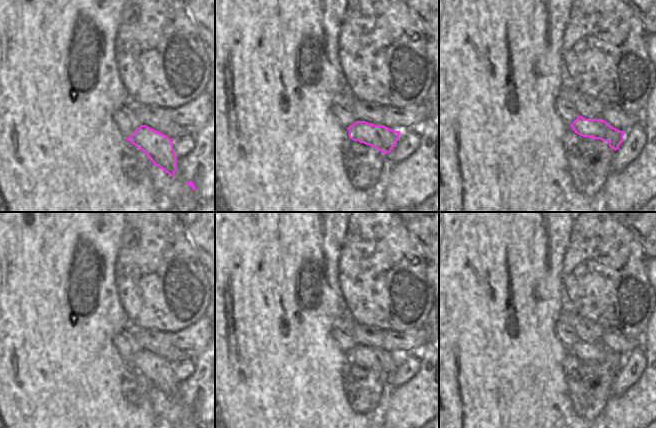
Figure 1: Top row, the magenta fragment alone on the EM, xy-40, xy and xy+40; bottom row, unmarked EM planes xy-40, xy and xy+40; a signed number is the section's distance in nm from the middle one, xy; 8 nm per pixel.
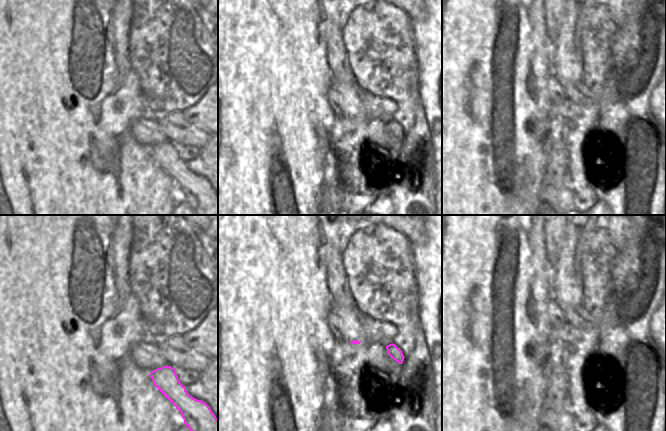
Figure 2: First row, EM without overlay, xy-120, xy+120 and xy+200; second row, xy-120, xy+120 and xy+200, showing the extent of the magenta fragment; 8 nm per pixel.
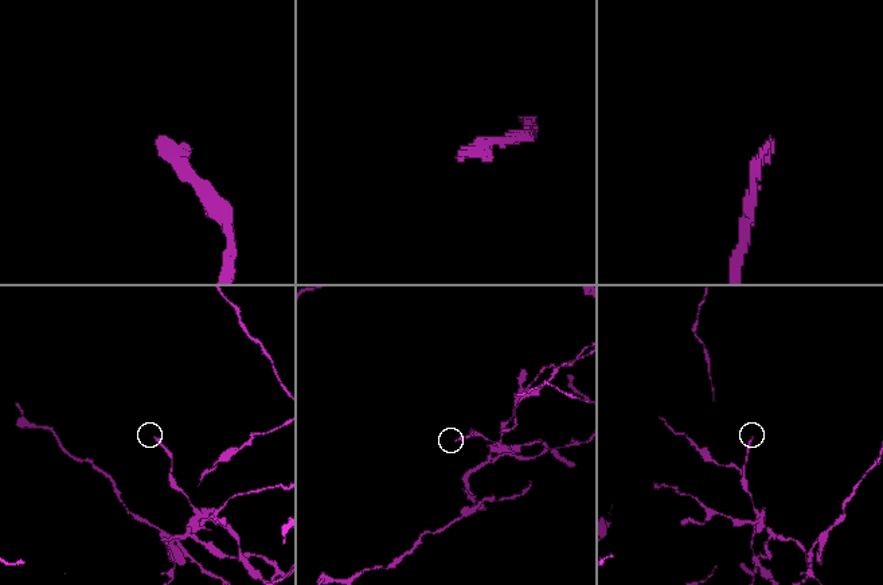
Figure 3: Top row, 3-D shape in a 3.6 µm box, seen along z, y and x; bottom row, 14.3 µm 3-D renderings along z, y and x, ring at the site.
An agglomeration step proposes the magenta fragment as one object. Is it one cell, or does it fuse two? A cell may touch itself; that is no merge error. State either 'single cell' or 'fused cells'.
fused cells

